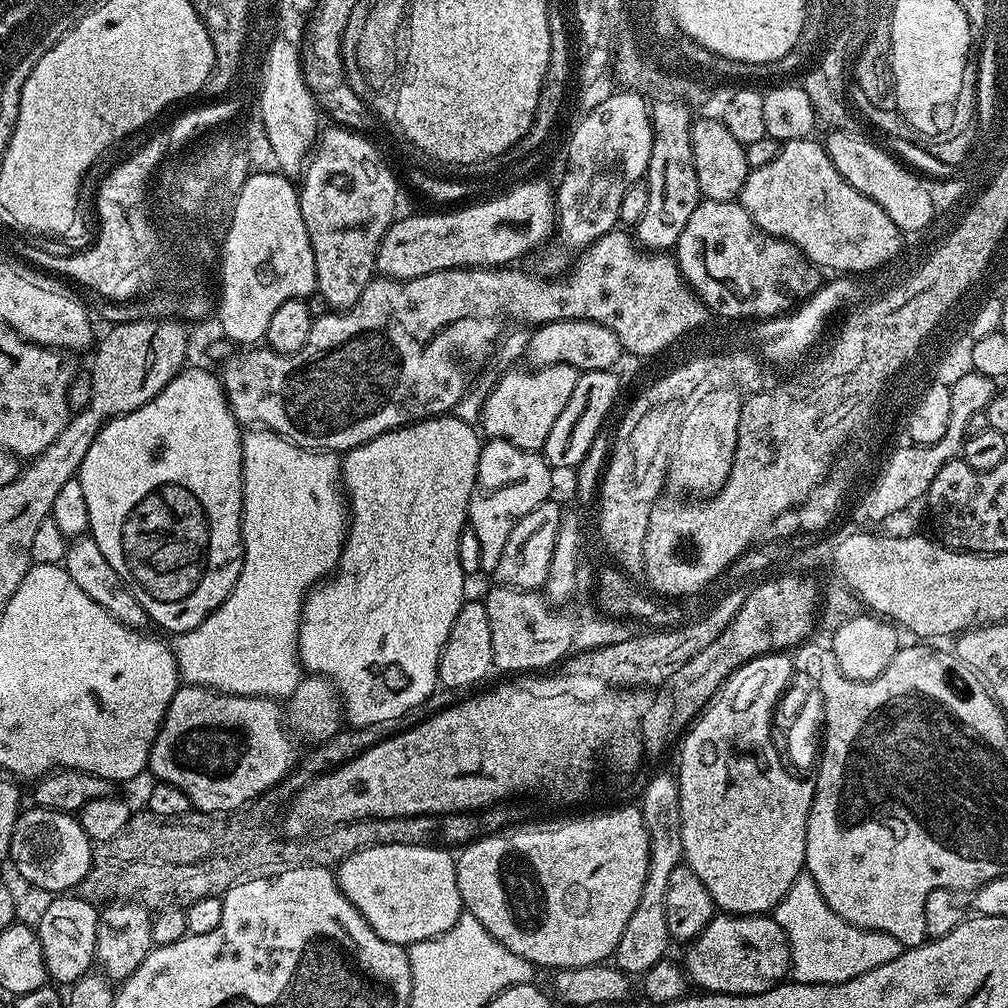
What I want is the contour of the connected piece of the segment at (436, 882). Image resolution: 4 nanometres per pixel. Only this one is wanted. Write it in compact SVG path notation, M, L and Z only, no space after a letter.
M399 844L398 846L370 846L355 852L340 861L334 875L340 884L342 894L370 922L374 934L391 944L407 946L441 936L458 922L462 915L462 905L458 894L456 861L451 851L442 848L427 848L417 844Z

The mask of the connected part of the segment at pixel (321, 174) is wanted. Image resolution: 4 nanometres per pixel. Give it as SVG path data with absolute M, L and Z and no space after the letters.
M337 124L321 129L313 152L302 172L298 191L300 209L306 224L311 249L314 250L317 291L326 299L329 309L344 311L361 297L362 290L374 278L377 250L381 238L396 219L400 187L393 183L392 168L363 133Z

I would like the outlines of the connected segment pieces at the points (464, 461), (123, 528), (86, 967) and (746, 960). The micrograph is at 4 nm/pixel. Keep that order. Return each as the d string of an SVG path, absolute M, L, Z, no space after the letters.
M456 414L431 416L429 420L417 420L415 424L408 424L404 428L378 434L378 438L343 453L342 488L346 493L350 523L346 529L344 549L335 572L317 584L304 598L300 610L298 650L301 665L311 675L324 676L336 685L344 710L344 719L353 728L375 728L383 726L387 720L400 720L407 712L424 706L429 696L438 688L440 655L446 646L446 638L450 636L450 626L454 626L454 618L458 618L458 610L462 610L466 599L466 577L462 570L462 562L458 562L458 542L462 538L462 530L468 524L468 507L478 474L482 436L477 429L476 432L466 421L459 420Z
M185 367L160 393L146 406L138 406L130 414L122 414L109 420L103 430L94 438L90 450L86 450L86 458L82 458L82 466L78 473L82 482L82 491L86 494L86 510L90 510L88 527L90 534L98 542L102 554L106 554L106 562L118 570L122 582L130 586L134 598L138 598L140 605L146 610L149 621L153 625L165 628L171 634L189 632L202 622L234 590L234 582L238 582L238 574L242 570L244 561L244 539L240 519L244 513L244 442L242 439L242 425L236 421L232 408L224 396L224 385L221 377L204 368Z
M60 894L49 900L52 901L45 906L44 913L40 916L40 924L35 925L35 930L40 935L49 977L57 985L70 986L93 967L100 914L93 901L86 900L79 894Z
M717 914L687 945L682 967L691 983L705 993L753 996L776 987L792 967L790 946L782 926L771 915L734 916Z

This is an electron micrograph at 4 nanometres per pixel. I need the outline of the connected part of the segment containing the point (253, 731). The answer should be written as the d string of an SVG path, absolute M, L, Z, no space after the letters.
M184 684L166 710L147 771L153 772L159 783L178 786L193 809L216 812L212 814L243 809L268 794L264 792L270 791L296 760L285 709L276 704L267 696L231 696Z

